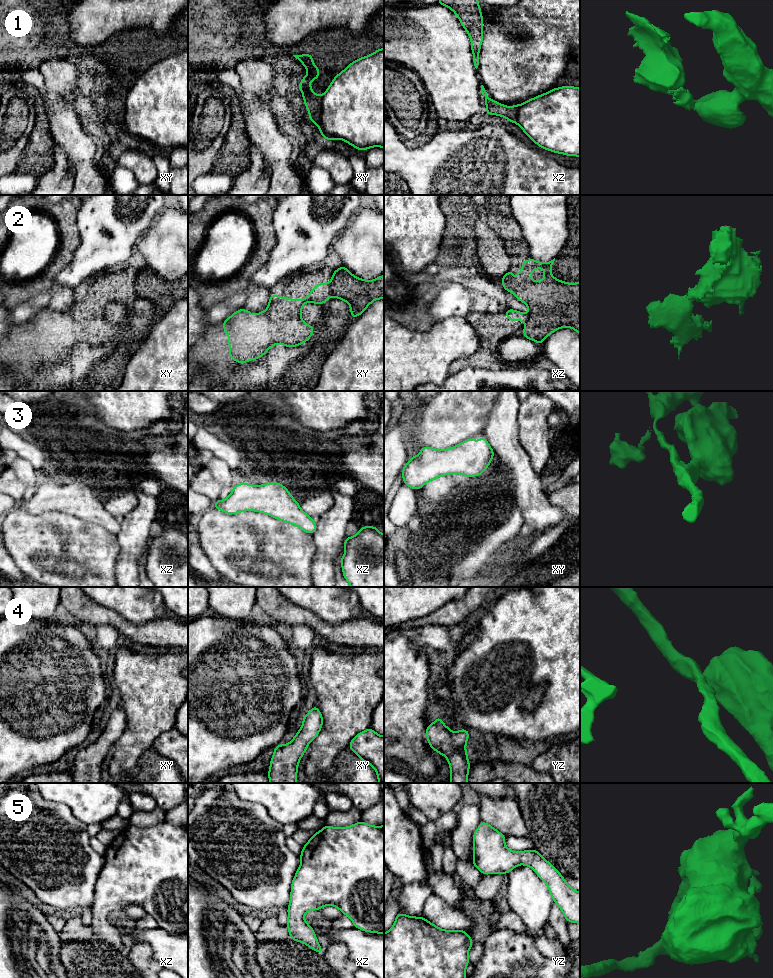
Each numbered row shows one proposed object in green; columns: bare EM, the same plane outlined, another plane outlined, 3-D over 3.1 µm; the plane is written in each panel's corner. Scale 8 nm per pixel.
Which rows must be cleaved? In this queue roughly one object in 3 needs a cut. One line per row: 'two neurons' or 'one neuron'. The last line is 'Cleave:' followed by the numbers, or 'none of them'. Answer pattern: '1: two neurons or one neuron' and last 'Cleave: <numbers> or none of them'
1: two neurons
2: two neurons
3: one neuron
4: one neuron
5: one neuron
Cleave: 1, 2

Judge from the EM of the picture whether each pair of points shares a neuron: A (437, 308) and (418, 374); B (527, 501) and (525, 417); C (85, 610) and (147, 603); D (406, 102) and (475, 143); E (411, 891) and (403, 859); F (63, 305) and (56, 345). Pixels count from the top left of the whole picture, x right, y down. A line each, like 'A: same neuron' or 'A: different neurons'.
A: different neurons
B: different neurons
C: different neurons
D: different neurons
E: different neurons
F: different neurons

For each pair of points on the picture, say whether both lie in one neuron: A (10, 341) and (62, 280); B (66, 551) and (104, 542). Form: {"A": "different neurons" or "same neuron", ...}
{"A": "different neurons", "B": "same neuron"}

